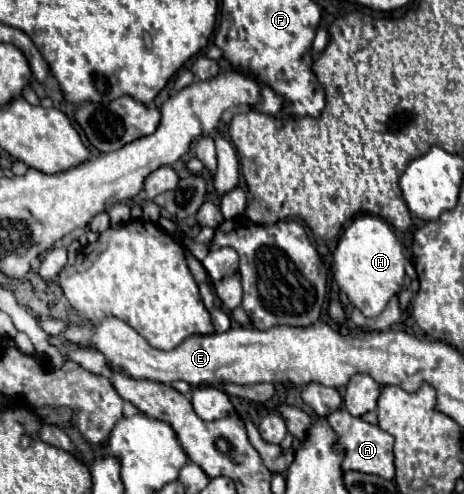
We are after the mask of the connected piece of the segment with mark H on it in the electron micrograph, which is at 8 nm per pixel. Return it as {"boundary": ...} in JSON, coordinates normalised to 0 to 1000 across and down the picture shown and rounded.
{"boundary":[[[784,433],[763,441],[759,453],[737,470],[728,502],[720,506],[716,559],[733,587],[784,640],[810,640],[828,628],[836,607],[866,587],[871,538],[875,522],[866,494],[858,490],[845,462],[823,441]]]}

